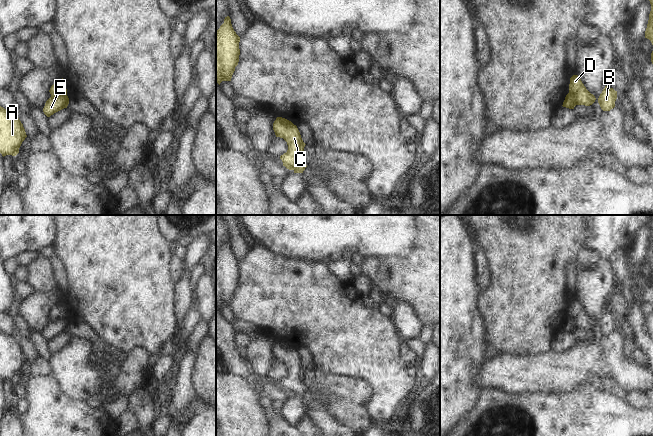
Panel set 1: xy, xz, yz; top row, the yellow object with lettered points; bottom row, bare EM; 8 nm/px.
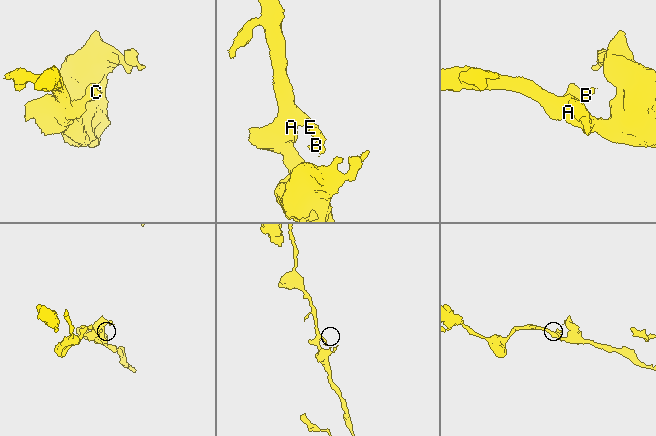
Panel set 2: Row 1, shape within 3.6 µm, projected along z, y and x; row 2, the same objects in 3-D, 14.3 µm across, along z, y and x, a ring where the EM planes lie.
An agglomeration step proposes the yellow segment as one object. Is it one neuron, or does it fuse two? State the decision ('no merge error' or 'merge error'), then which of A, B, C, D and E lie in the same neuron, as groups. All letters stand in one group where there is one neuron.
merge error; A E / B C D

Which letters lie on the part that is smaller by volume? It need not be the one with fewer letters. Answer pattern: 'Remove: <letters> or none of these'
Remove: B, C, D

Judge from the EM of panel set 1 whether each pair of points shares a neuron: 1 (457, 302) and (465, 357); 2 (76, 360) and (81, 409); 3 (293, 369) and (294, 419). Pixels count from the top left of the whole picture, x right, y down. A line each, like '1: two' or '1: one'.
1: one
2: two
3: one

